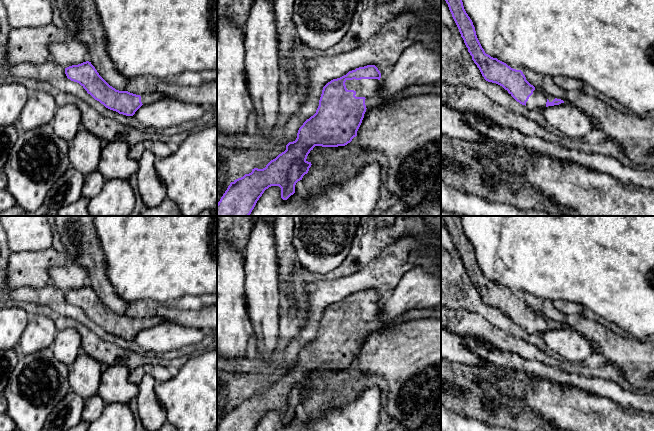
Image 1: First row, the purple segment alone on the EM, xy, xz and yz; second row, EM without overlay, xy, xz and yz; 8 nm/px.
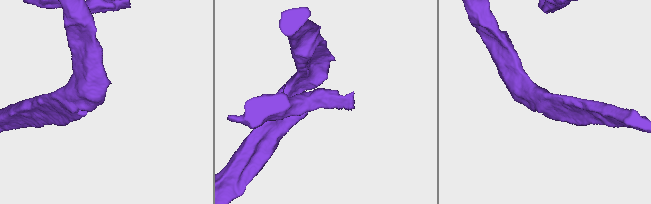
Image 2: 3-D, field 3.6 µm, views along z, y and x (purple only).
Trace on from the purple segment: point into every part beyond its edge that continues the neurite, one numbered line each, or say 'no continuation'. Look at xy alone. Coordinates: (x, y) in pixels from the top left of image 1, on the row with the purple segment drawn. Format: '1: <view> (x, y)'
1: xy (147, 98)

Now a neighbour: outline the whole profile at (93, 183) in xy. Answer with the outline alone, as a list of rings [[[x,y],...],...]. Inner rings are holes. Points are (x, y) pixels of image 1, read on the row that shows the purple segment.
[[[98,171],[92,172],[84,176],[84,184],[82,186],[82,196],[91,199],[98,195],[106,180],[102,174]]]

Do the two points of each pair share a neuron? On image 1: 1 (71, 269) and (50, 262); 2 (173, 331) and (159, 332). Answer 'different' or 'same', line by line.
1: different
2: same

